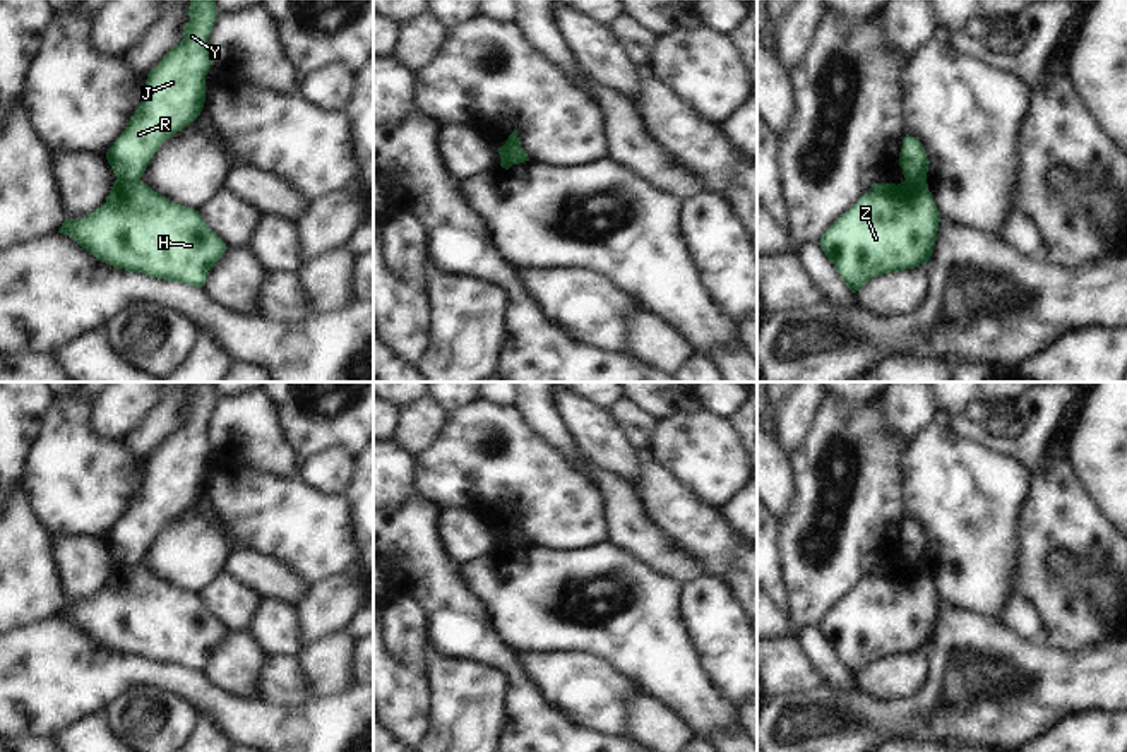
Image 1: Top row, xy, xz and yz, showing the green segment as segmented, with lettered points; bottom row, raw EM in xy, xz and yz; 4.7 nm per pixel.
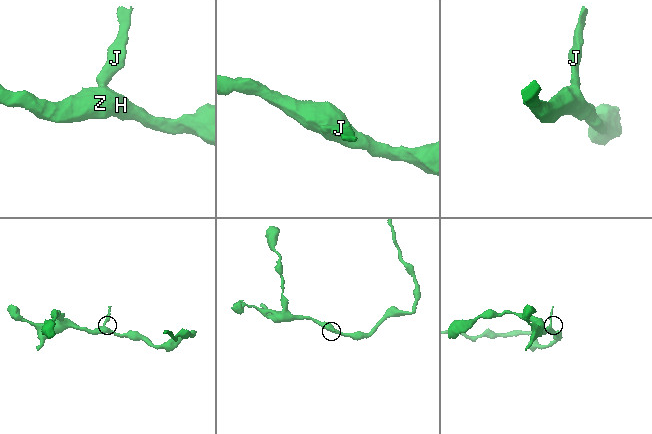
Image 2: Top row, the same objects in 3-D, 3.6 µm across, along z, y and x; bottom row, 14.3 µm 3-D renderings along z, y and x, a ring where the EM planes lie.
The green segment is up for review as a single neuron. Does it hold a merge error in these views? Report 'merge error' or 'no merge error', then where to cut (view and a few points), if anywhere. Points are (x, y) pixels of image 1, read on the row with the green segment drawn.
merge error | xz (523, 149), (518, 156), (507, 161), (502, 160)

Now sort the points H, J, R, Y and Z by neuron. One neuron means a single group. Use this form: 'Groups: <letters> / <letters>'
Groups: H Z / J R Y.

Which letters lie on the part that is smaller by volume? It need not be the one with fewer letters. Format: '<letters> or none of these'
J, R, Y

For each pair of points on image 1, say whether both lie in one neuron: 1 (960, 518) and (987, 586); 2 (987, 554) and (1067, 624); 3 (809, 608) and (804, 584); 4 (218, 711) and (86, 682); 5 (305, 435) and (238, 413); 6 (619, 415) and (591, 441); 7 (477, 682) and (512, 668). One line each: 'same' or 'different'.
1: same
2: different
3: same
4: same
5: different
6: different
7: different

